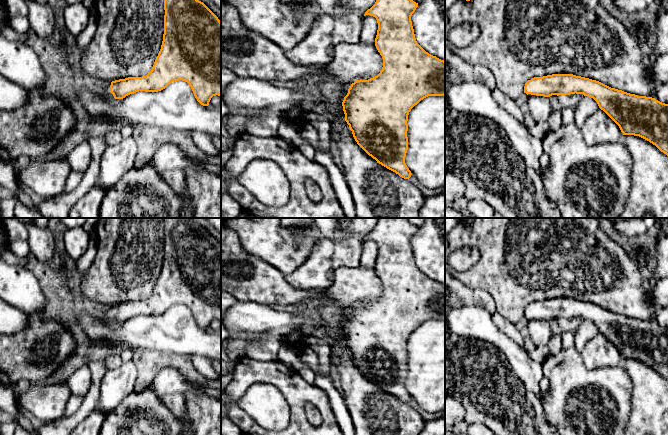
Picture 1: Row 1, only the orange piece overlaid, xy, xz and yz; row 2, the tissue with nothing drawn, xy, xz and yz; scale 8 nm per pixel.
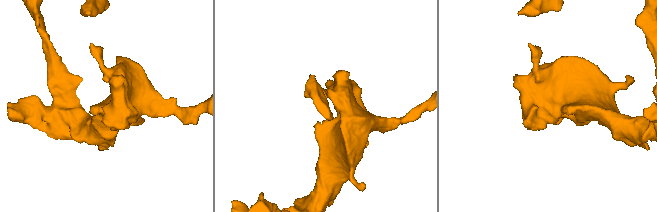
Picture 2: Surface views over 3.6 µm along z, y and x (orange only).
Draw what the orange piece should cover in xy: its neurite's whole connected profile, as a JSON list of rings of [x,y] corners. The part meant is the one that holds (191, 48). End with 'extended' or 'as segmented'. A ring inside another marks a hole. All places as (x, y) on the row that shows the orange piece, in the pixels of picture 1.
[[[164,0],[164,34],[152,70],[142,77],[111,82],[105,96],[123,99],[139,91],[158,92],[173,81],[185,81],[197,101],[208,106],[213,96],[221,97],[221,21],[199,0]]]; extended

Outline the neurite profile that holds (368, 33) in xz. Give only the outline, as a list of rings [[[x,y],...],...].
[[[366,15],[363,17],[363,26],[360,33],[360,41],[363,43],[375,43],[378,23],[375,17]]]

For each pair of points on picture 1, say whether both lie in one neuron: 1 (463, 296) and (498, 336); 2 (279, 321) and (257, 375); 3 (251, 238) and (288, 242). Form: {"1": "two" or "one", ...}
{"1": "two", "2": "two", "3": "one"}

